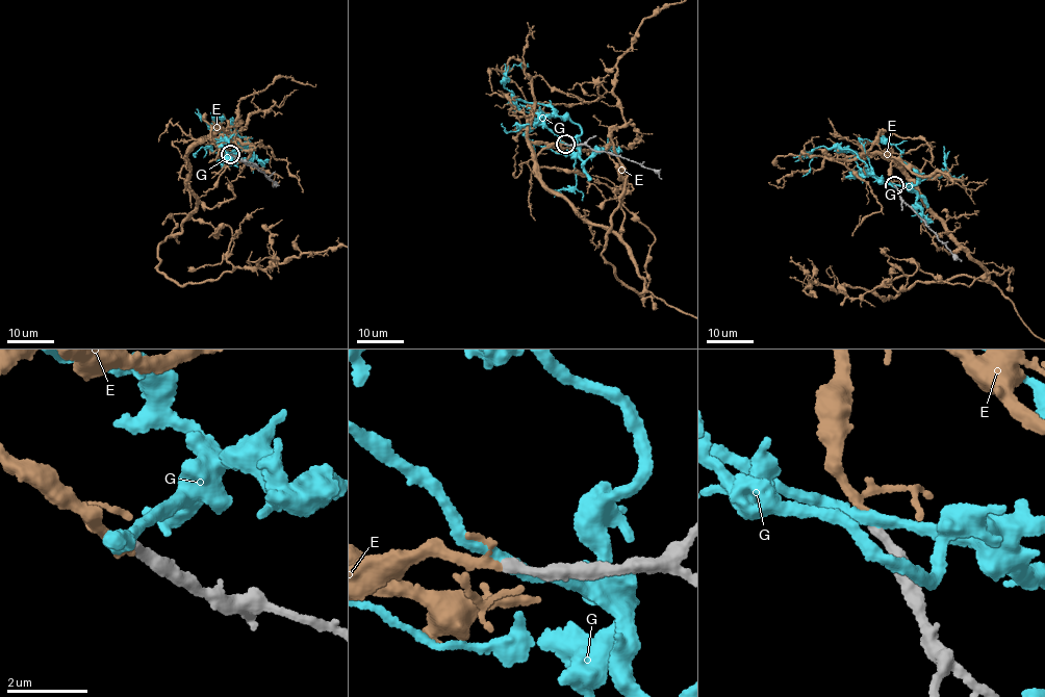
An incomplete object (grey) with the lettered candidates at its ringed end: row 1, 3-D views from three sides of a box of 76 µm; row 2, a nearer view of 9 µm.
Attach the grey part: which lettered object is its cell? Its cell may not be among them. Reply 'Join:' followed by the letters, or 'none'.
Join: E

